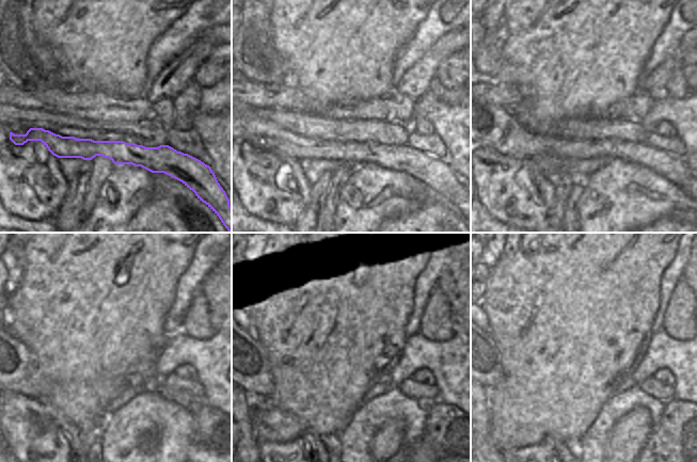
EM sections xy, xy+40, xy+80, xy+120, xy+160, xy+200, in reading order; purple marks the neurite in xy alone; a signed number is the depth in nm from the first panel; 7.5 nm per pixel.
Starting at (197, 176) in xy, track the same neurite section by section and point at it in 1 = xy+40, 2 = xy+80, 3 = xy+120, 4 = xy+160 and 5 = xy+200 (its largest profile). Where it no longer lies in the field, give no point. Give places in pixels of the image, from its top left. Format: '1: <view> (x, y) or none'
1: xy+40 (264, 134)
2: xy+80 (493, 126)
3: xy+120 (14, 367)
4: xy+160 (253, 375)
5: xy+200 (492, 375)

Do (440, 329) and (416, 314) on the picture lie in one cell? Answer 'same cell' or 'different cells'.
different cells

